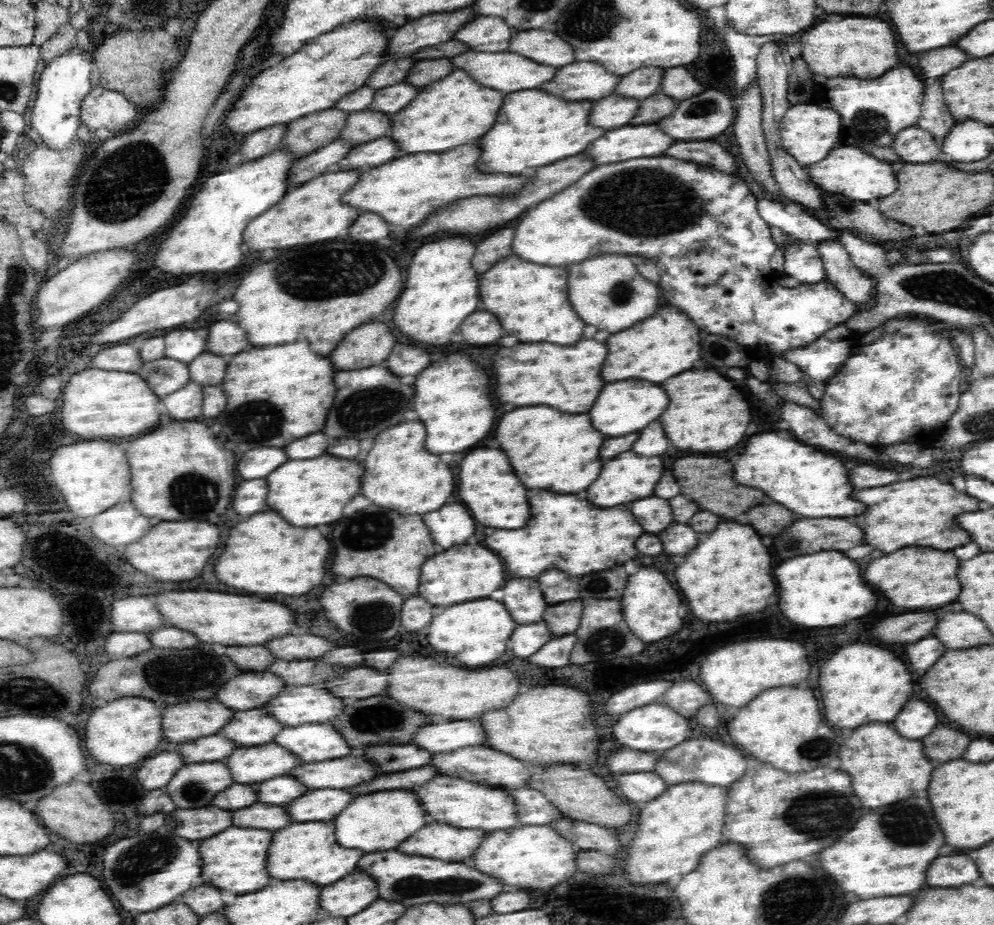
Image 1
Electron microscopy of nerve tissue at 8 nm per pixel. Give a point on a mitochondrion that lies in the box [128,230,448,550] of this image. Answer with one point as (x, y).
(315, 273)

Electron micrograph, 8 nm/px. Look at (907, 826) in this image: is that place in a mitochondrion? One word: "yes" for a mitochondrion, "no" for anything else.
yes

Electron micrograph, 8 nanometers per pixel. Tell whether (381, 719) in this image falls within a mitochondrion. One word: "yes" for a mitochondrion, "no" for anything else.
yes

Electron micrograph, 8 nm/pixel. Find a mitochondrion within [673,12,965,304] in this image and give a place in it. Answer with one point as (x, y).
(866, 123)

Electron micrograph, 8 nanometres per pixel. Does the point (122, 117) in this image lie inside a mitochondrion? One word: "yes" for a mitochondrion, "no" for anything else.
no

